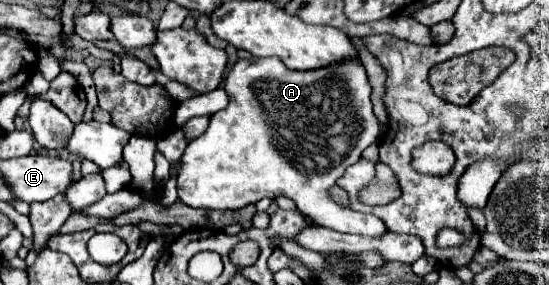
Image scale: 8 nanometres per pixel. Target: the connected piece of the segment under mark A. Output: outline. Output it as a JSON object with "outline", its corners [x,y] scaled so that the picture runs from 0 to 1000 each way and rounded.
{"outline":[[[454,204],[432,211],[413,260],[410,316],[417,330],[417,372],[384,407],[381,449],[341,505],[330,554],[333,582],[322,618],[326,702],[337,716],[359,716],[359,730],[381,737],[432,737],[450,716],[464,716],[475,695],[523,688],[541,716],[541,737],[566,765],[574,786],[636,821],[694,828],[705,814],[698,772],[679,751],[658,751],[632,737],[603,702],[603,653],[628,589],[658,554],[658,533],[687,498],[690,428],[679,400],[676,295],[661,225],[647,211],[625,211],[625,225],[603,225],[577,246],[526,246],[508,204]]]}

